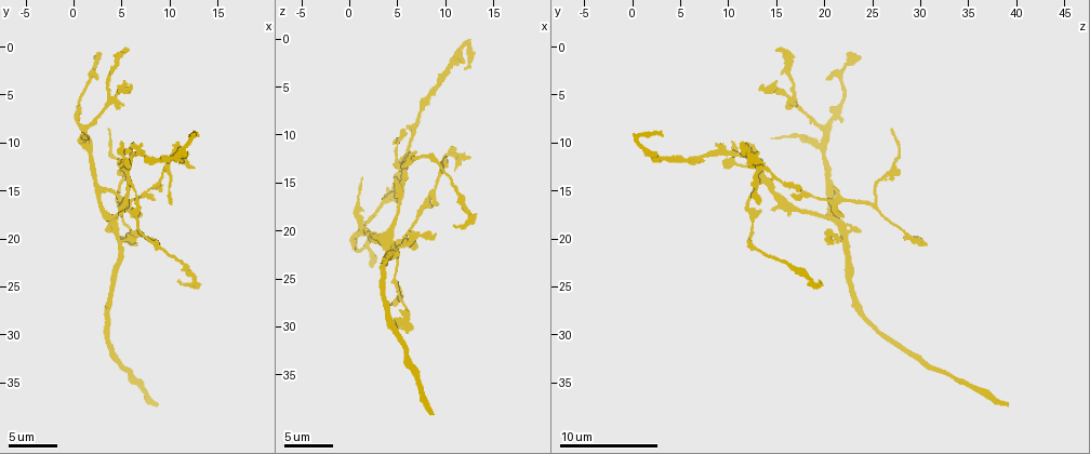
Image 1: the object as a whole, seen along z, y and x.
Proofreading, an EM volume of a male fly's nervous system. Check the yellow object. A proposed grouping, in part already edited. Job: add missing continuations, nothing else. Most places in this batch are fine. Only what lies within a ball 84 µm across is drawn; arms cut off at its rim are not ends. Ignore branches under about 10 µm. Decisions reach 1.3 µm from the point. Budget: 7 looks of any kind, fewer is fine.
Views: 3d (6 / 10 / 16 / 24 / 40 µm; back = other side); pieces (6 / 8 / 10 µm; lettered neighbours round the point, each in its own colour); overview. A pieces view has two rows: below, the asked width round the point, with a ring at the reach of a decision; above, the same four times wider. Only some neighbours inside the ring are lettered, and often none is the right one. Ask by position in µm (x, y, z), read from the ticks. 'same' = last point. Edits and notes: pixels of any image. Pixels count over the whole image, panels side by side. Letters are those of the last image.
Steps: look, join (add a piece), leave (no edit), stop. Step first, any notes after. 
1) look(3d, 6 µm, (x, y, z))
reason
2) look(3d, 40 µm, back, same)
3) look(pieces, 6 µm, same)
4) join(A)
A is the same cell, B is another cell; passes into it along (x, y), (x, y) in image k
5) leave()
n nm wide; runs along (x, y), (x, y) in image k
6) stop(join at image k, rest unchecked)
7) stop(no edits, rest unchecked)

look(pieces, 10 µm, (12.2, 12.8, 12.6))
end of a long branch

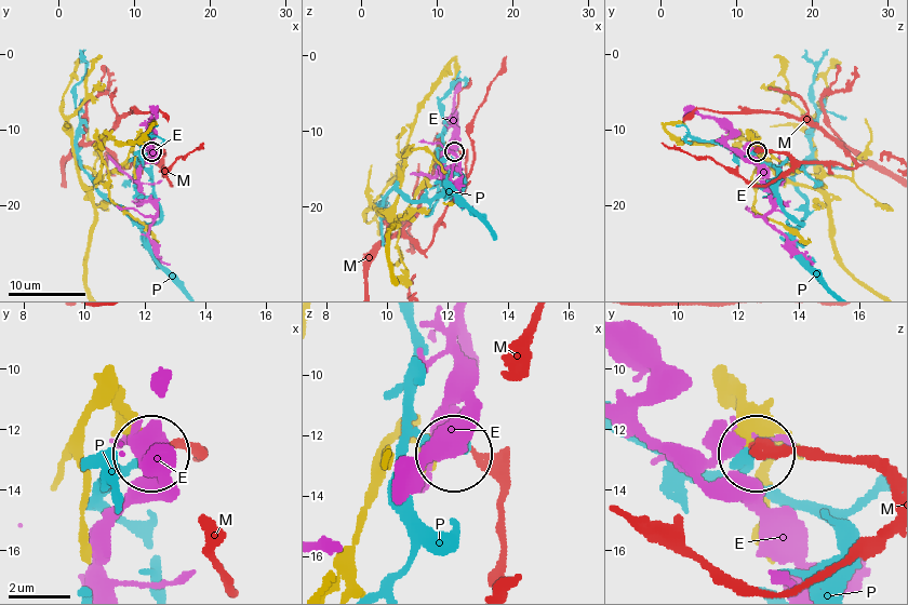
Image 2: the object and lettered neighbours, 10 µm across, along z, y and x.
leave()
240 nm wide; E, M and P are other cells; no lettered piece goes on from it

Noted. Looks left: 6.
look(pieces, 10 µm, (3.4, 19.0, 23.4))
free end

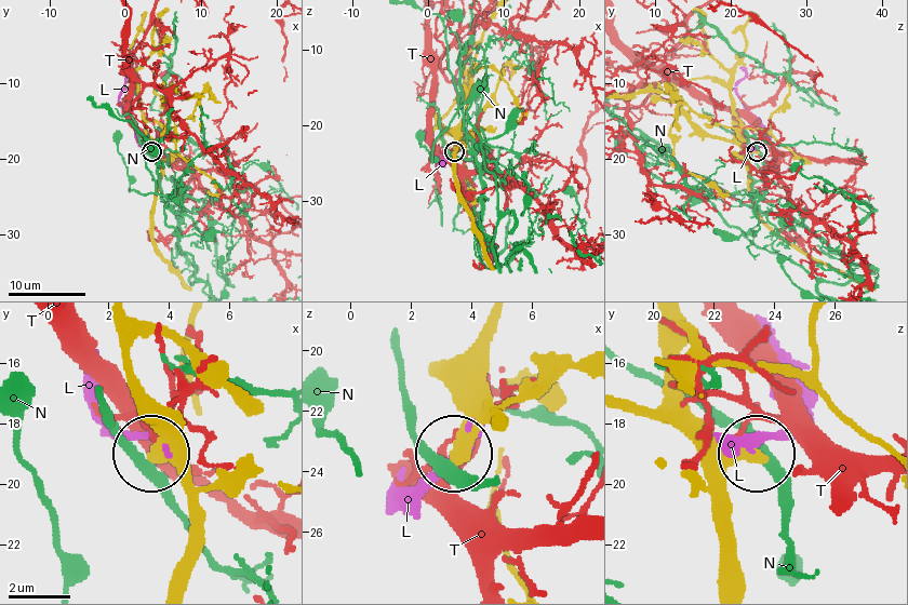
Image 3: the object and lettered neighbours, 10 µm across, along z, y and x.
leave()
L, N and T are other cells; runs along (490, 391), (454, 447) in image 3; none of them fits

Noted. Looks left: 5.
look(pieces, 8 µm, (8.8, 20.4, 20.6))
branch stops here

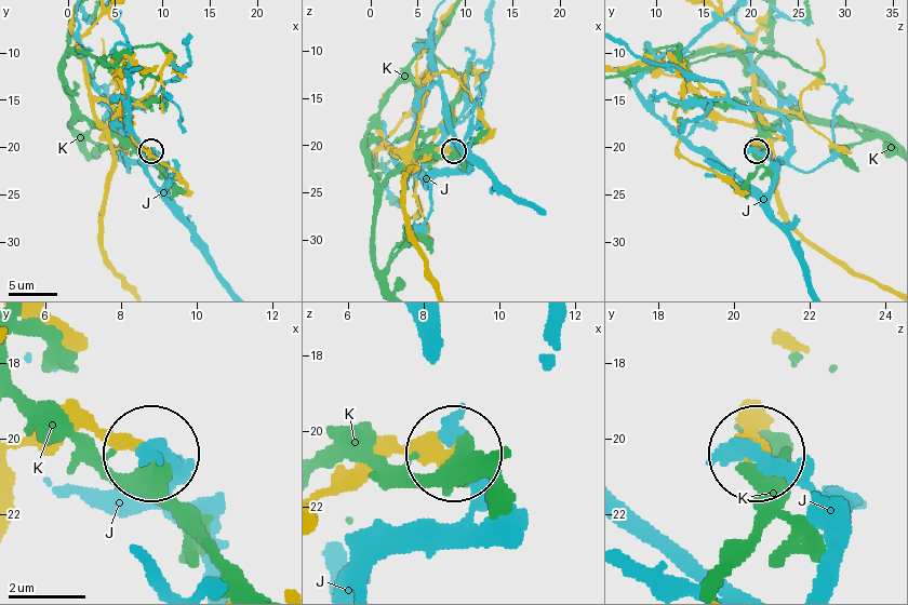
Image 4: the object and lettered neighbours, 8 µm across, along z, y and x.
leave()
J and K are other cells; runs along (324, 494), (391, 452), (446, 448) in image 4; none of them fits

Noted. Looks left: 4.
look(pieces, 6 µm, (5.4, 0.4, 15.2))
long arm stops here

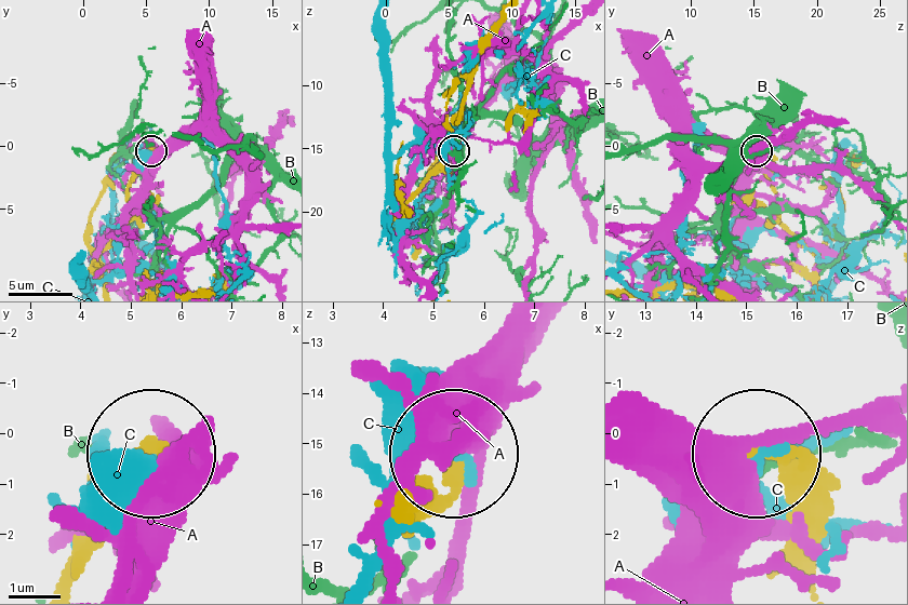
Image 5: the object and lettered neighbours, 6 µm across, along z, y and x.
leave()
280 nm wide; A, B and C are other cells; no lettered piece goes on from it

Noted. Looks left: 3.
stop(no edits, rest unchecked)

